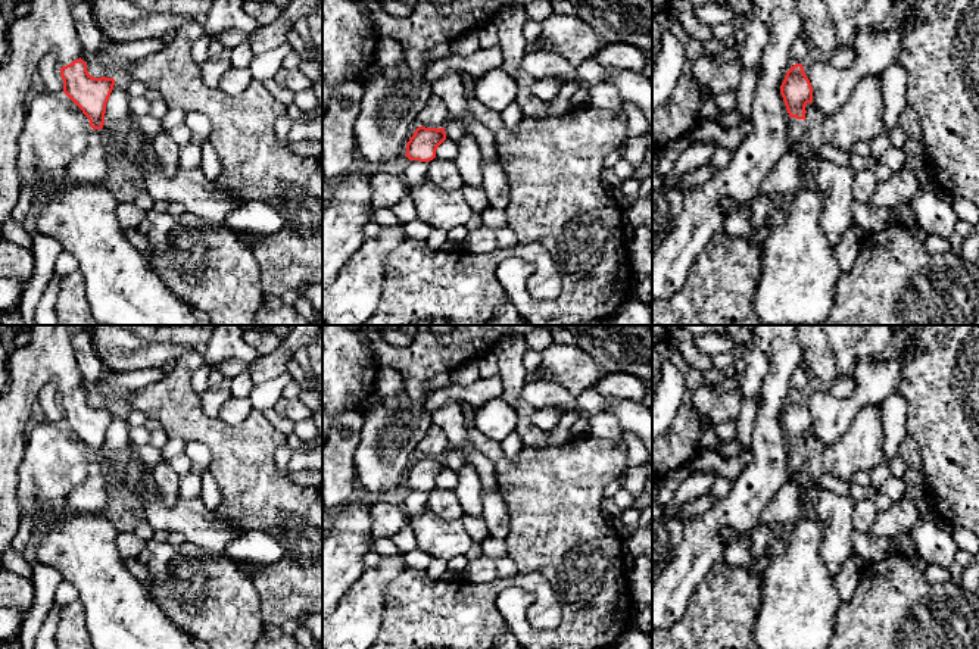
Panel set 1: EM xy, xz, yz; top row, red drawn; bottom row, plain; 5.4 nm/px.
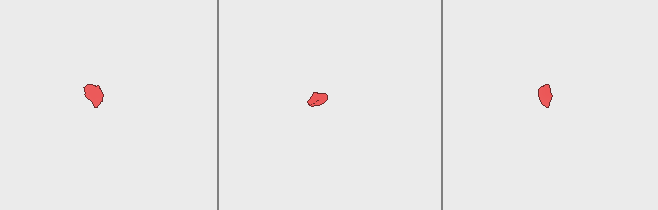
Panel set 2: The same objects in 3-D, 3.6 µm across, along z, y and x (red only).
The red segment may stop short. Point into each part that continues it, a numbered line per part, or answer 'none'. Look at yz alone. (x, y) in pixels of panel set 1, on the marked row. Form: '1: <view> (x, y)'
1: yz (797, 128)

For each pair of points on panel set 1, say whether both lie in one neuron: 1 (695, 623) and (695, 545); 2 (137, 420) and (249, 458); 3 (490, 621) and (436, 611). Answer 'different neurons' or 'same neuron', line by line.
1: different neurons
2: different neurons
3: same neuron

